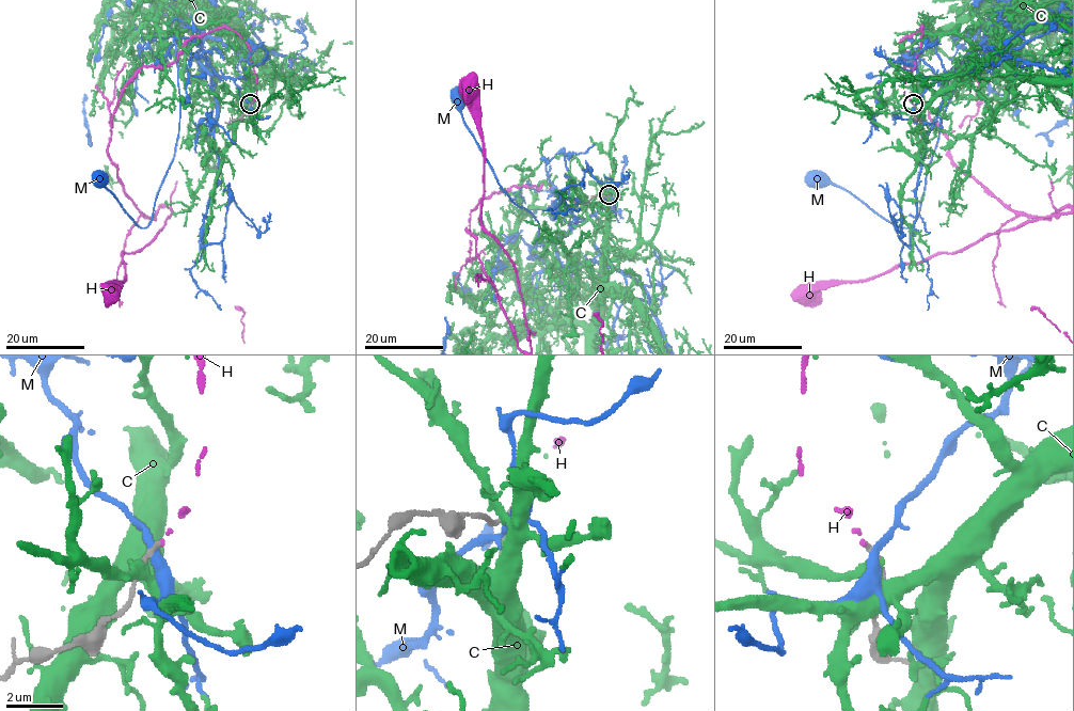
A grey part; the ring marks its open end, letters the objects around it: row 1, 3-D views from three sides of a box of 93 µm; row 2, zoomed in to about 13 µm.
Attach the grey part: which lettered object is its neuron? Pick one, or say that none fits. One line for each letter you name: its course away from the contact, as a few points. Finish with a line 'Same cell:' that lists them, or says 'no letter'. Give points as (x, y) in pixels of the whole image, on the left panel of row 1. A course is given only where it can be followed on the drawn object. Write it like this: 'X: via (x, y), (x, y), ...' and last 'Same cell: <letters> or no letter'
H: via (251, 104), (249, 45), (225, 27), (124, 88), (108, 156), (143, 215), (172, 212), (123, 253), (110, 293)
Same cell: H

